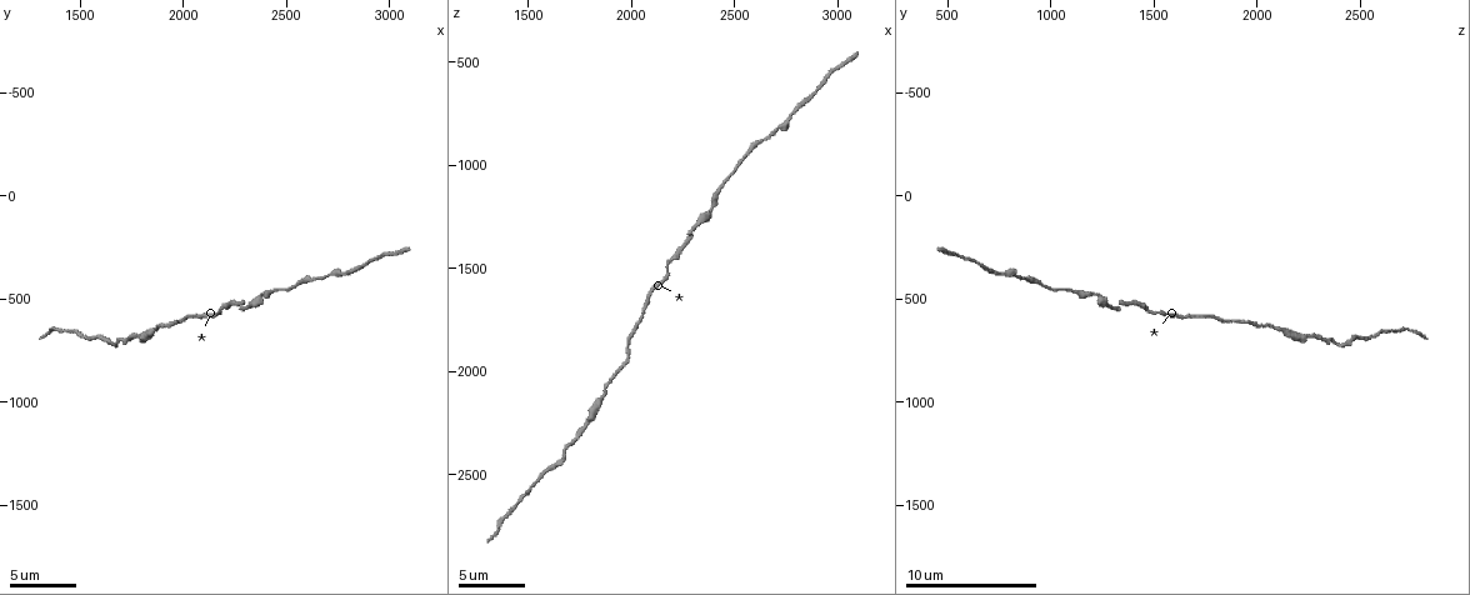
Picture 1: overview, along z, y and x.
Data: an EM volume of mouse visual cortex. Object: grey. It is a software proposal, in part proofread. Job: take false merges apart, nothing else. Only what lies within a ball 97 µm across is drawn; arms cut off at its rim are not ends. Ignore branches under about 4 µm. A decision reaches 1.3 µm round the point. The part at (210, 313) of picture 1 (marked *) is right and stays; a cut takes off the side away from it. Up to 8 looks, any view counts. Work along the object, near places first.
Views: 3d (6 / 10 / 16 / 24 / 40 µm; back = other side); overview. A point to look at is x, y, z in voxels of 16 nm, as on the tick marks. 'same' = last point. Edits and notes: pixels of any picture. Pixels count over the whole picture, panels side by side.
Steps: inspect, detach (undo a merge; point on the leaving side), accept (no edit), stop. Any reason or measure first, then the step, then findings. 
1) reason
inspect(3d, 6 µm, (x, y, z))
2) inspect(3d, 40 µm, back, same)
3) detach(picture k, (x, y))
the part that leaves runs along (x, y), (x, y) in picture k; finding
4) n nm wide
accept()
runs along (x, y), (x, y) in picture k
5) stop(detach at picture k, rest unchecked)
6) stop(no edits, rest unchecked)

narrows sharply
inspect(3d, 16 µm, (2380, 480, 1220))

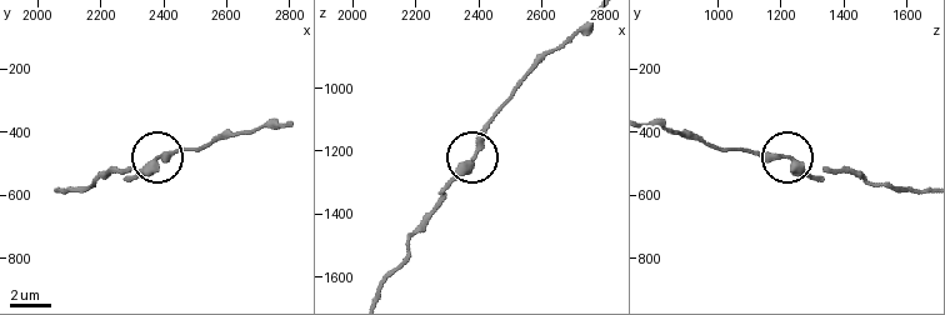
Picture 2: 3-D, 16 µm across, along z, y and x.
accept()
runs along (79, 185), (114, 170), (139, 174), (160, 155), (183, 150) in picture 2; one cell here

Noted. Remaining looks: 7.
narrows sharply
inspect(3d, 6 µm, (2770, 390, 760))

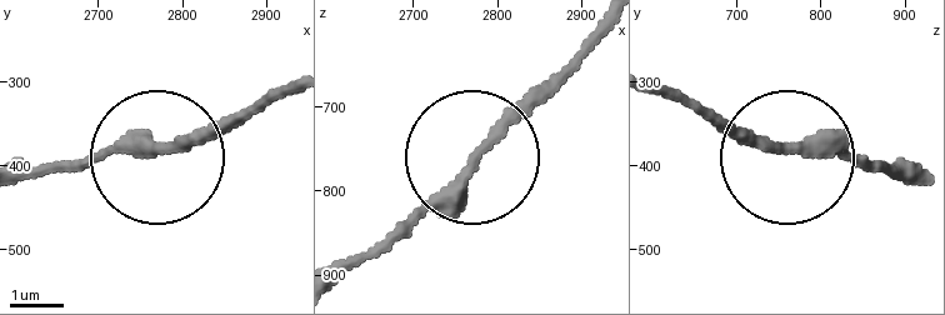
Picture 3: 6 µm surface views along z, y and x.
accept()
runs along (24, 174), (185, 146), (249, 111) in picture 3; one cell here

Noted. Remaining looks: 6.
calibre changes
inspect(3d, 10 µm, (1580, 690, 2490))

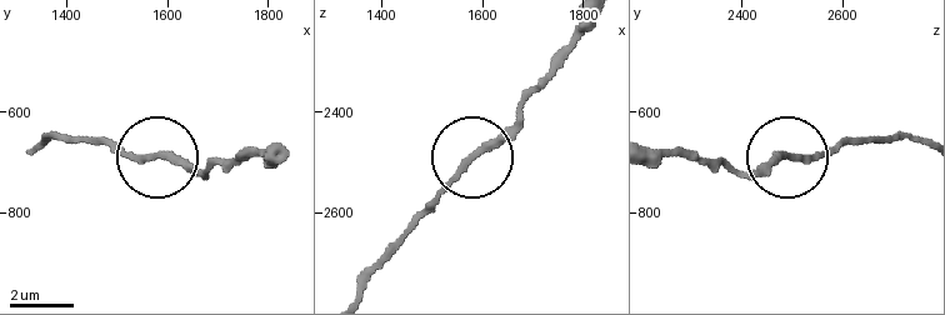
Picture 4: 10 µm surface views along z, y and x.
210 nm wide
accept()
runs along (594, 24), (514, 120), (414, 215) in picture 4; continuous, no second cell

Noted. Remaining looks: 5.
sudden change in width
inspect(3d, 10 µm, (1760, 690, 2270))

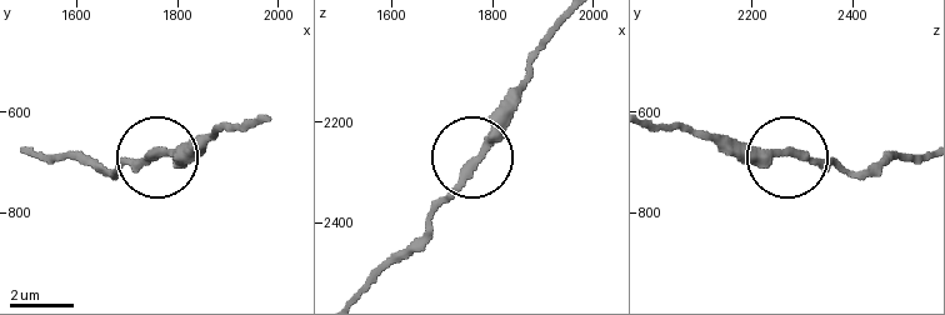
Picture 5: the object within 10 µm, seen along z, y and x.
inspect(3d, 10 µm, back, (1775, 675, 2275))

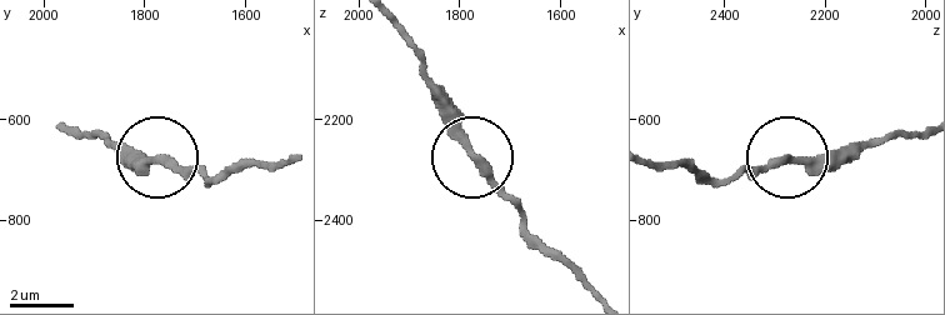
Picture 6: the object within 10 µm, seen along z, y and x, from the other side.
accept()
runs along (394, 28), (419, 60), (454, 140), (523, 210) in picture 6; all the same cell

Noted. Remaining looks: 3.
stop(no edits, rest unchecked)

